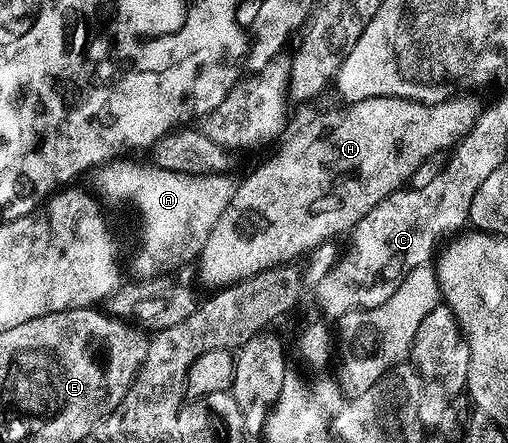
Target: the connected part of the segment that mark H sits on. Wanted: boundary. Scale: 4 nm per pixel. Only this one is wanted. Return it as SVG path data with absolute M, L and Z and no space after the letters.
M396 96L367 98L361 102L338 106L339 108L333 109L332 112L327 112L324 116L319 116L316 120L309 121L300 132L293 133L260 168L255 169L244 180L240 179L238 181L229 206L225 206L221 218L217 218L213 230L209 230L209 238L204 241L202 253L198 257L198 260L200 259L199 276L208 284L208 289L218 290L225 288L228 284L236 284L238 280L249 278L261 270L269 270L270 268L276 268L278 264L290 264L298 261L298 256L300 258L306 257L317 245L332 241L335 238L333 236L337 236L341 232L343 234L350 233L358 220L365 218L365 214L369 214L369 210L373 210L373 206L377 206L377 202L384 200L390 192L396 191L400 185L407 181L405 179L413 175L419 166L425 163L430 156L437 155L442 148L444 150L450 149L460 136L463 136L464 133L468 132L475 125L475 120L481 111L481 104L478 104L475 100L455 99L448 98L439 104L422 104L420 100L402 100Z

